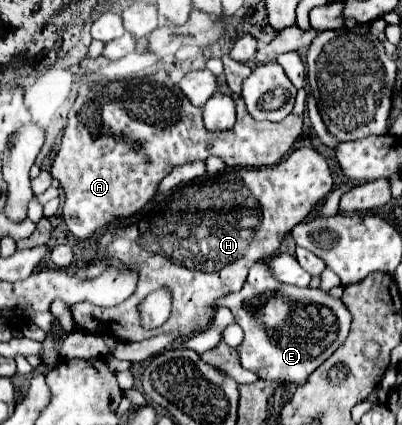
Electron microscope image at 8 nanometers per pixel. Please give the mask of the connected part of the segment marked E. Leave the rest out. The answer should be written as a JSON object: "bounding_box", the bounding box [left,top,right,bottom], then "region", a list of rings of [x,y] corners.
{"bounding_box":[214,262,350,384],"region":[[[264,262],[250,268],[244,288],[216,302],[214,308],[230,308],[236,324],[244,330],[244,340],[236,348],[240,364],[256,372],[262,380],[286,380],[304,384],[308,376],[344,342],[350,330],[350,312],[324,290],[298,288],[276,282]]]}

